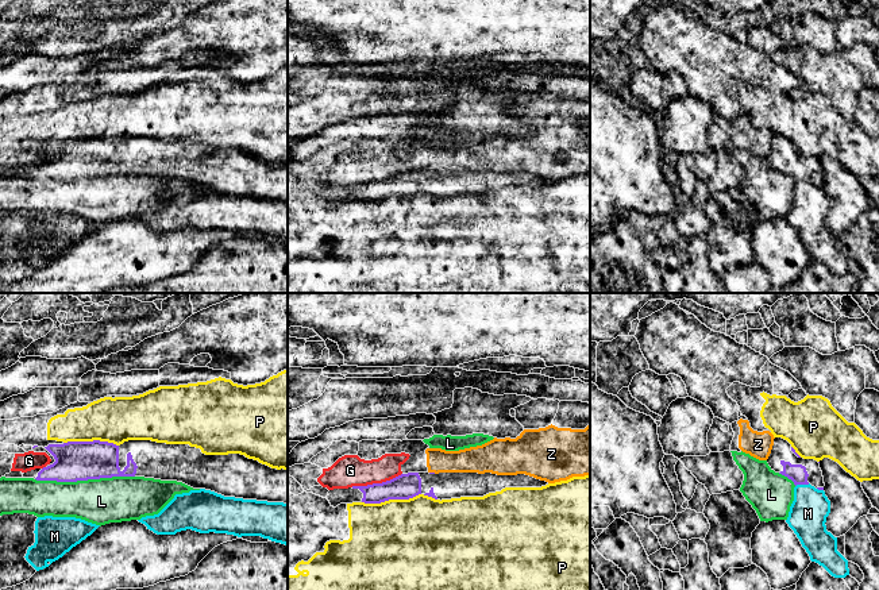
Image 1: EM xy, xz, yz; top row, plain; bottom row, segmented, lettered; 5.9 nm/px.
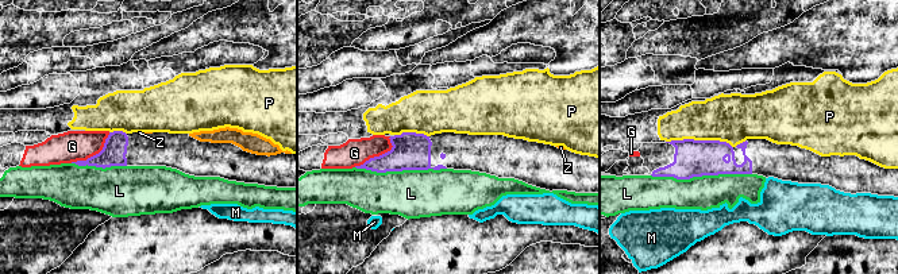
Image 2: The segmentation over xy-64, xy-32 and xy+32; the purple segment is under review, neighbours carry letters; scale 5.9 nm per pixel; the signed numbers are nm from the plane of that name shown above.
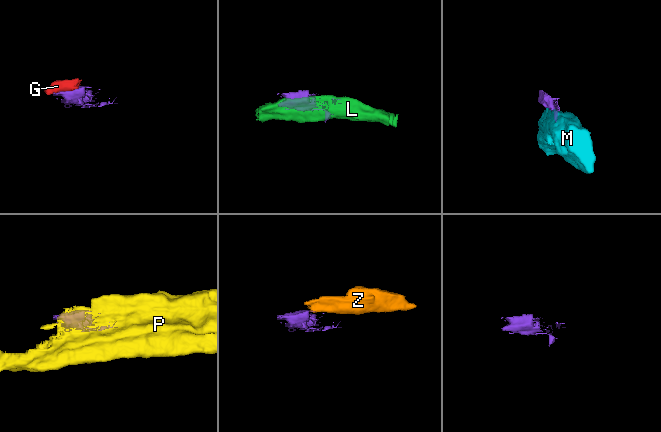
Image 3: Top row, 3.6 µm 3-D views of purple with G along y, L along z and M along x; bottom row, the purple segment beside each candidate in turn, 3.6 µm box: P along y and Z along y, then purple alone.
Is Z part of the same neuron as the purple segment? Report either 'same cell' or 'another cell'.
another cell

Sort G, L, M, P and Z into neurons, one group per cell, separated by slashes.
G Z / L / M / P

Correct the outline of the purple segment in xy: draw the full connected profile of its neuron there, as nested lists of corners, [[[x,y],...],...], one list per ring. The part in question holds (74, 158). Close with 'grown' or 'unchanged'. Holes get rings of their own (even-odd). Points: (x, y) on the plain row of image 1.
[[[128,138],[120,143],[108,139],[68,139],[32,144],[46,150],[51,159],[43,166],[23,171],[36,178],[77,180],[112,174],[144,174],[182,180],[193,186],[205,186],[224,194],[288,201],[288,167],[271,166],[240,151],[205,153],[189,142],[166,142],[151,138]]]; grown

